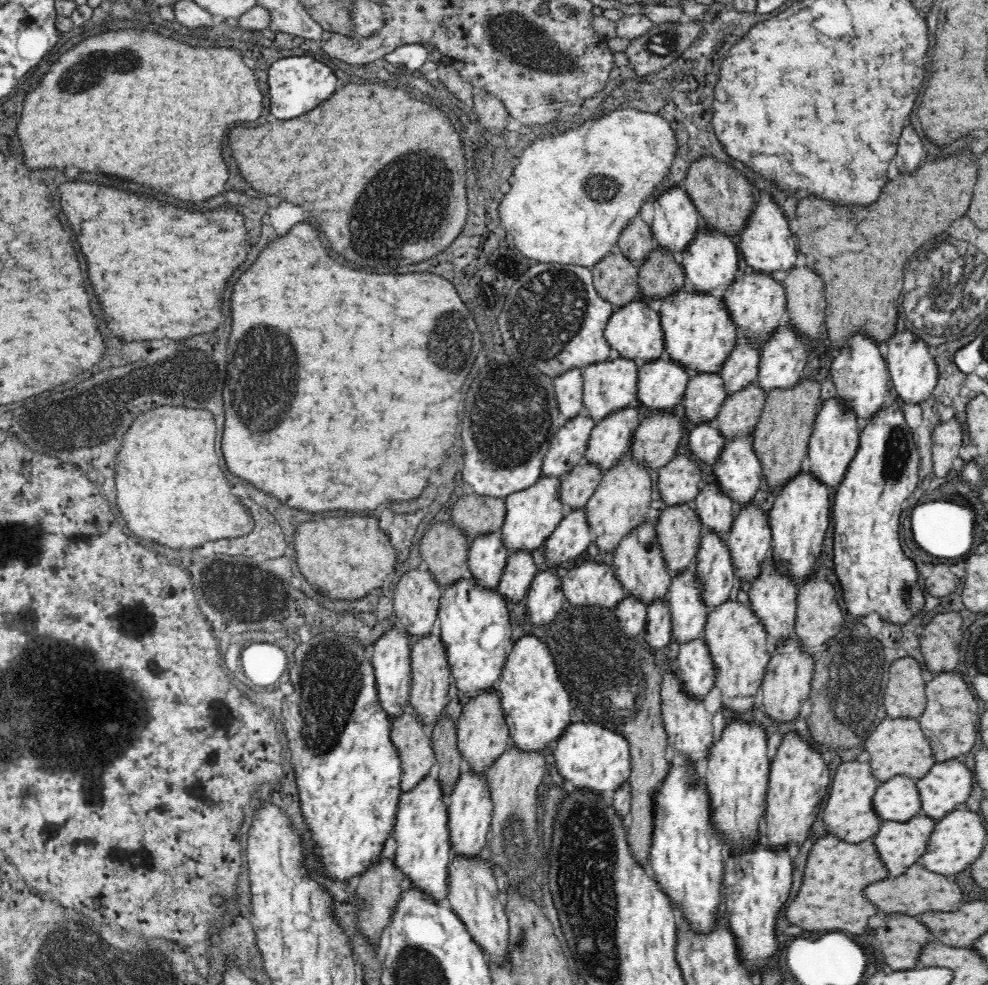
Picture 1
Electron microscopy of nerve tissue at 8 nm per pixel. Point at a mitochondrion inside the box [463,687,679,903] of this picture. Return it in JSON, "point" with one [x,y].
{"point":[515,856]}

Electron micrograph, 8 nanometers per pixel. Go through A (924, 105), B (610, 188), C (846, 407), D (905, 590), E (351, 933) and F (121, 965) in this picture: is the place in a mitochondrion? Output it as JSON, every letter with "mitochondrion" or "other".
{"A":"other","B":"mitochondrion","C":"other","D":"mitochondrion","E":"other","F":"mitochondrion"}

